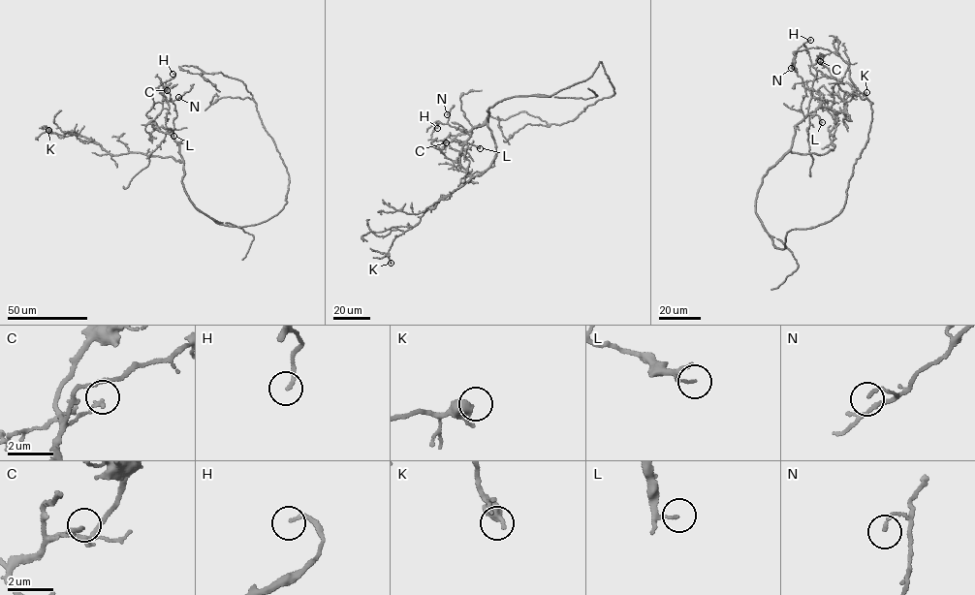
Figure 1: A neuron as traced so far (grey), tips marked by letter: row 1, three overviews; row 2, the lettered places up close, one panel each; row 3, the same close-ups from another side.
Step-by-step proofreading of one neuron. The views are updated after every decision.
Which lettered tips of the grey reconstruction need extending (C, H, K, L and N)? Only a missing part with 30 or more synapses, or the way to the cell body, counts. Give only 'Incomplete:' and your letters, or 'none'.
Incomplete: none

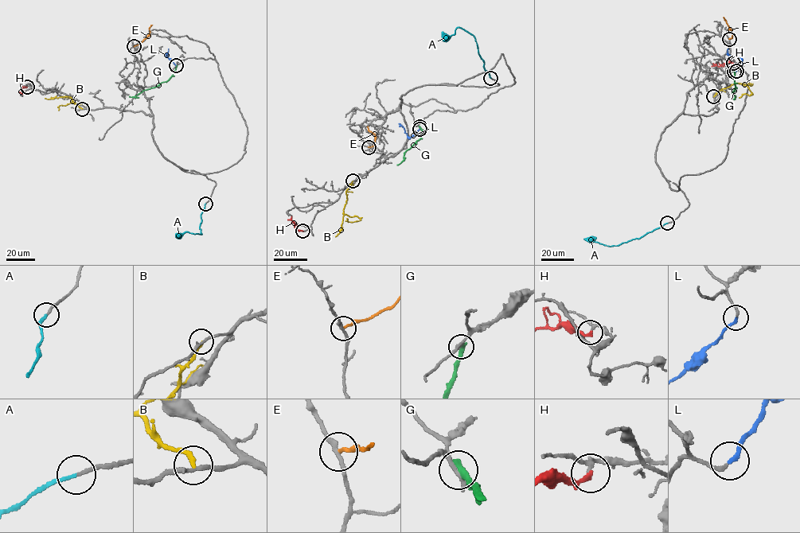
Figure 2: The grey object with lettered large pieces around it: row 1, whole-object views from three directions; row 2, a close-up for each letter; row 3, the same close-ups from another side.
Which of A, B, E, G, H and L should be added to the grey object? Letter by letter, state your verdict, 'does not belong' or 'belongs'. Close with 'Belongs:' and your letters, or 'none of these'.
A: belongs
B: does not belong
E: does not belong
G: does not belong
H: does not belong
L: belongs
Belongs: A, L

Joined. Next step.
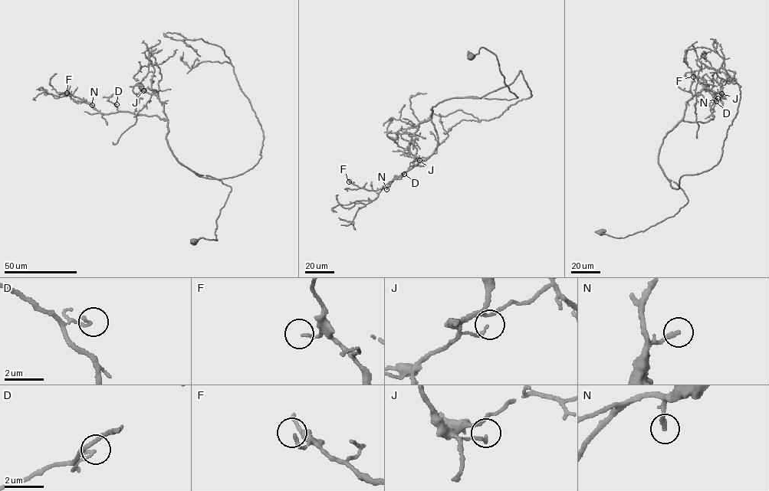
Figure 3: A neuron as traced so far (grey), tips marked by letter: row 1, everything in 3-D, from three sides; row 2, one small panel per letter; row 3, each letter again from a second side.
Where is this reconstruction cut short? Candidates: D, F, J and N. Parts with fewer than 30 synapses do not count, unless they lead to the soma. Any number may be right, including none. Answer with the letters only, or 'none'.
N

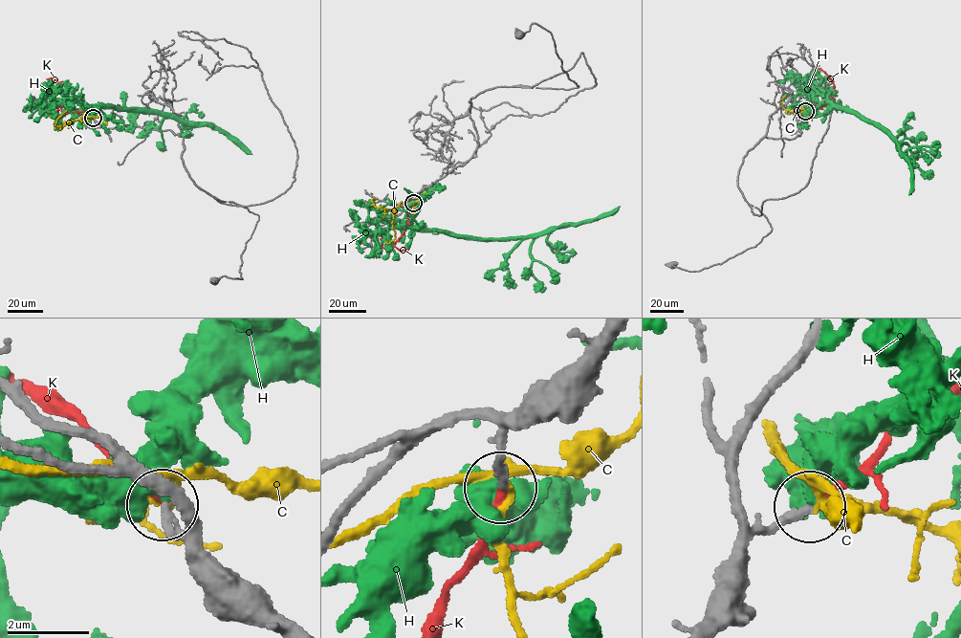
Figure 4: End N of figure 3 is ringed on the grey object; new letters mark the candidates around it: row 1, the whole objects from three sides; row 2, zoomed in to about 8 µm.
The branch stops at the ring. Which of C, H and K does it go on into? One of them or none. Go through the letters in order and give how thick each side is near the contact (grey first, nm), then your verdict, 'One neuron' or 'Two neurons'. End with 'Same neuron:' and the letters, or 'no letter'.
C: Thickness 220 nm (grey) against 130 nm. Two neurons
H: Thickness 220 nm (grey) against 500 nm. Two neurons
K: Thickness 220 nm (grey) against 200 nm. One neuron
Same neuron: K

